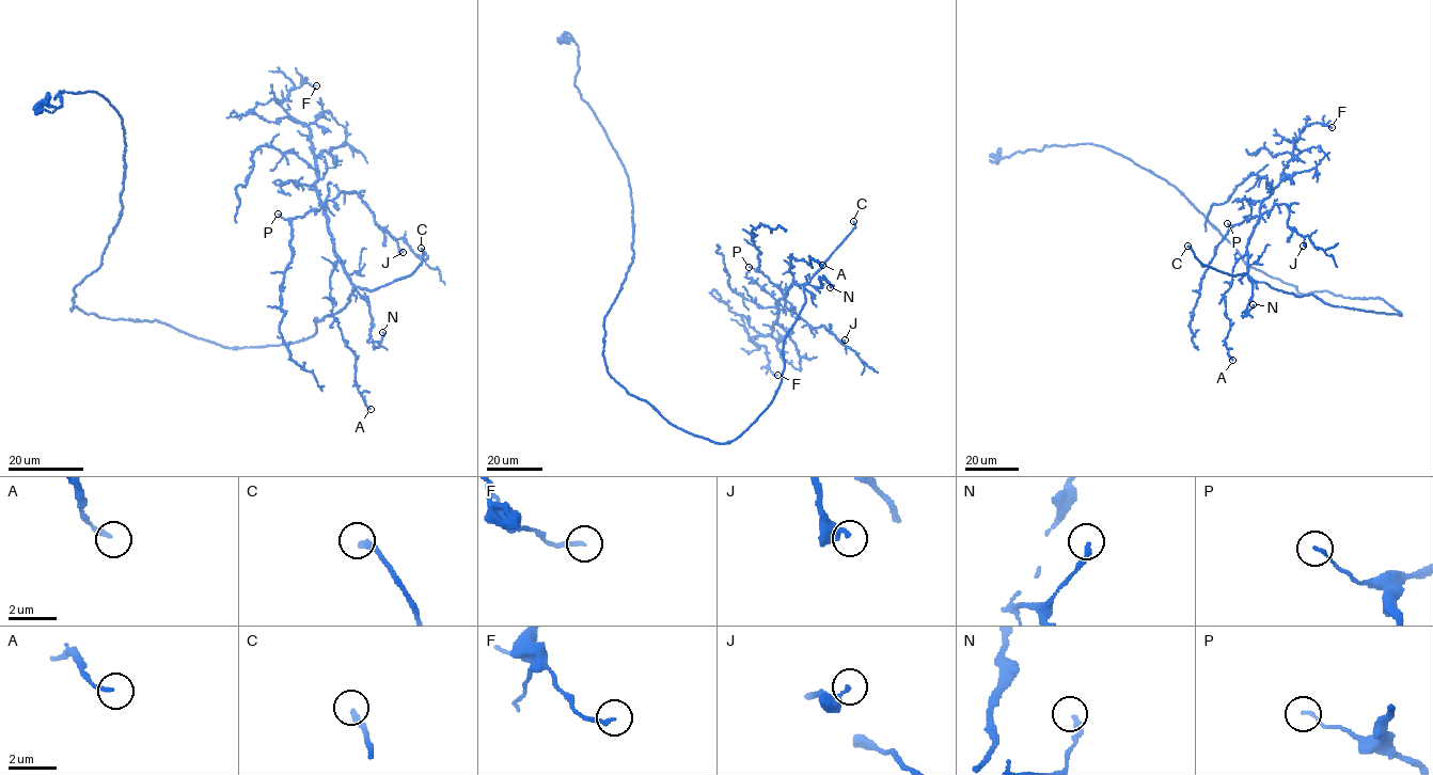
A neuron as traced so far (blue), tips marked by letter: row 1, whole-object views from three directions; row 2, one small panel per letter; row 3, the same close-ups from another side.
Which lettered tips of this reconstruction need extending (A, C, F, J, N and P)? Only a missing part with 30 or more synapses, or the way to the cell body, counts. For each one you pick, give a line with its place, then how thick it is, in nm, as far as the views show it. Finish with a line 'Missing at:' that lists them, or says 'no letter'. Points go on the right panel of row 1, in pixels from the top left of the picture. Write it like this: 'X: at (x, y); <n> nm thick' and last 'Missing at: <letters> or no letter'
C: at (1187, 246); 280 nm thick
J: at (1303, 246); 280 nm thick
Missing at: C, J

